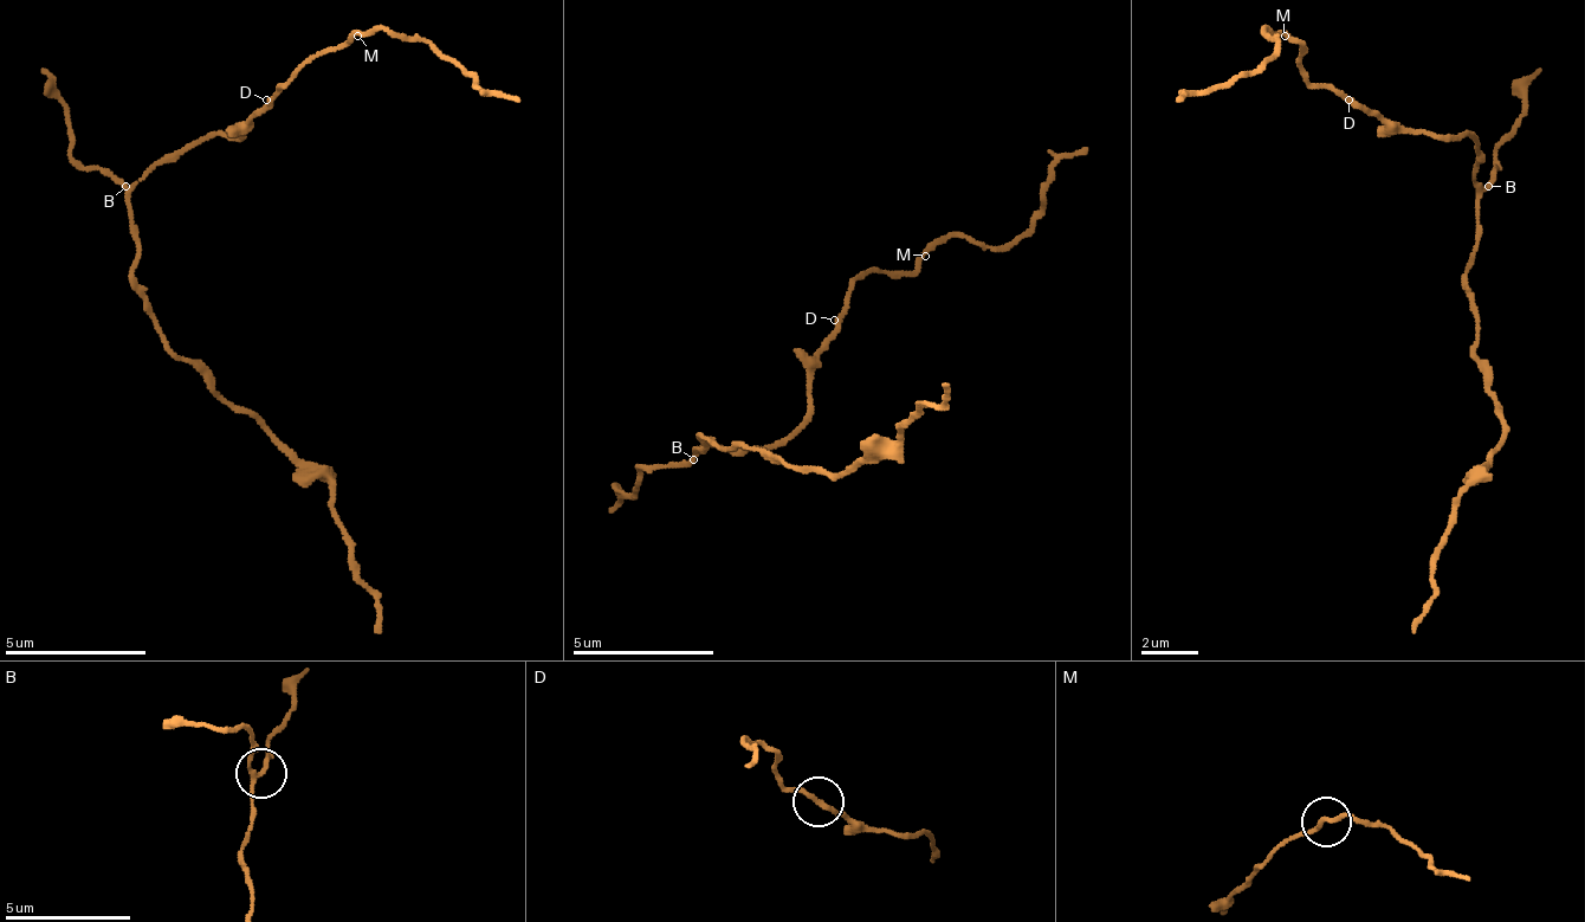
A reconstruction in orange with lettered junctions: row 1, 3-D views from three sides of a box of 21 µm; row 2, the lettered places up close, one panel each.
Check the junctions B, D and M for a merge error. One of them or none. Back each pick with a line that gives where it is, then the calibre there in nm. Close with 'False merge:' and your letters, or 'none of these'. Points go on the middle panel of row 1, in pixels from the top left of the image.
B: place (693, 459); calibre 150 nm
False merge: B

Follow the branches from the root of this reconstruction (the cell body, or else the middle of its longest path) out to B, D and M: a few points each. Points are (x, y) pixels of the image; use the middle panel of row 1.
B: (728, 446), (706, 446), (692, 460)
D: (728, 446), (777, 446), (806, 418), (806, 361), (827, 340), (834, 320)
M: (728, 446), (777, 446), (806, 418), (806, 361), (827, 340), (848, 291), (875, 270), (911, 270), (925, 256)

